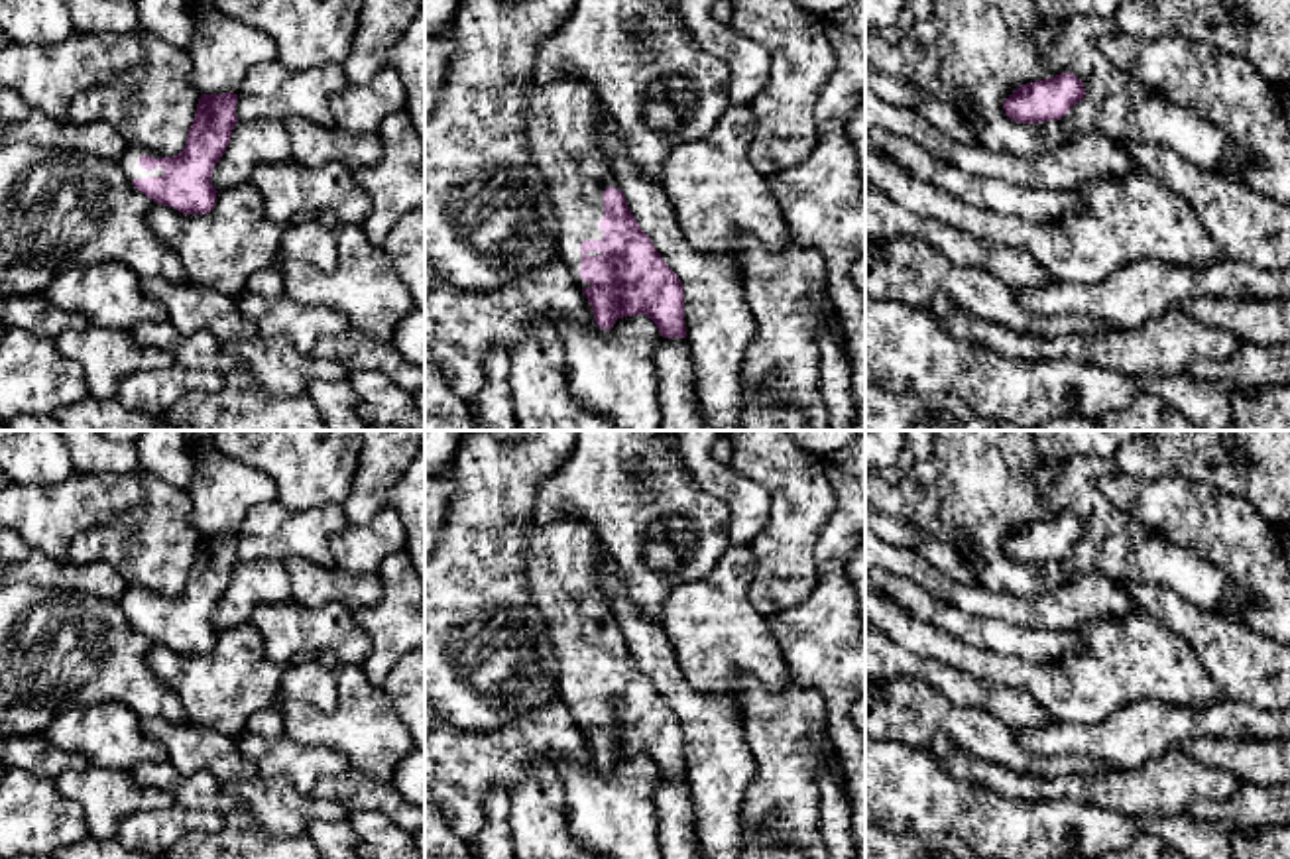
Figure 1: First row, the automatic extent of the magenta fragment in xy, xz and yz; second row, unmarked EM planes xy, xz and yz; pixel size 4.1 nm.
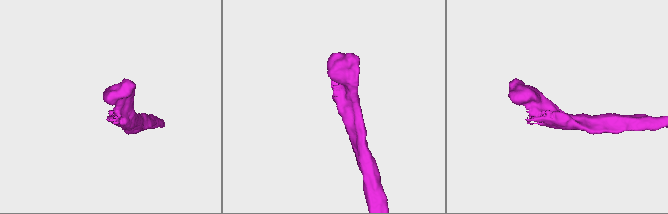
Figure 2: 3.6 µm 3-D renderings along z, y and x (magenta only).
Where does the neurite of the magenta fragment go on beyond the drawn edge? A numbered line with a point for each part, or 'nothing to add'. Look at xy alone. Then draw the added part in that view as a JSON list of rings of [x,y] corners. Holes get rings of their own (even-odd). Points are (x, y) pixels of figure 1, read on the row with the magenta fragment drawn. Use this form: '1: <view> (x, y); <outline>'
1: xy (130, 166); [[[128,145],[126,153],[122,155],[122,159],[118,161],[118,165],[122,167],[124,175],[128,177],[128,181],[132,183],[134,179],[147,179],[147,177],[161,177],[163,175],[163,169],[157,167],[153,171],[147,171],[140,165],[140,157],[142,155],[149,155],[149,157],[165,157],[165,155],[159,155],[147,147],[142,147],[142,145]]]

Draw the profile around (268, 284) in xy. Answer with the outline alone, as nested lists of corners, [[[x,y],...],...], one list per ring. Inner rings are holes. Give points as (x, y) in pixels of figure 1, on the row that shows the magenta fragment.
[[[273,259],[267,267],[256,271],[244,287],[244,293],[262,299],[277,299],[285,295],[285,277],[279,259]]]

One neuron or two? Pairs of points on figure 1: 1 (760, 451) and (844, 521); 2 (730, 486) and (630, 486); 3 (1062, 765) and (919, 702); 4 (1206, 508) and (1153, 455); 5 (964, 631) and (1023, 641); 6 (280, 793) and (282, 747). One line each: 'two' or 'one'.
1: two
2: two
3: one
4: two
5: one
6: two

